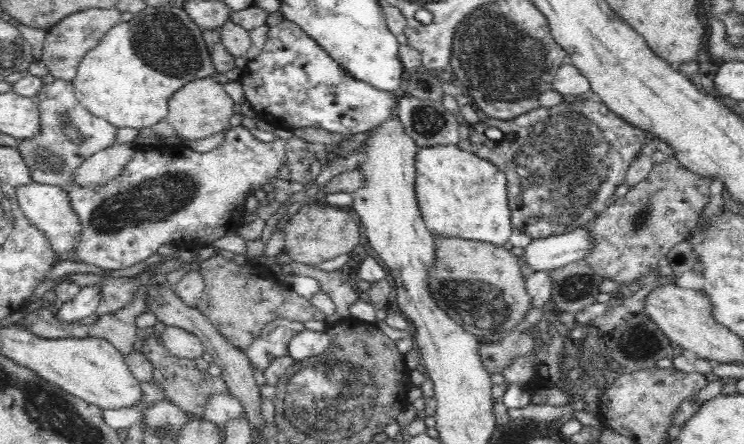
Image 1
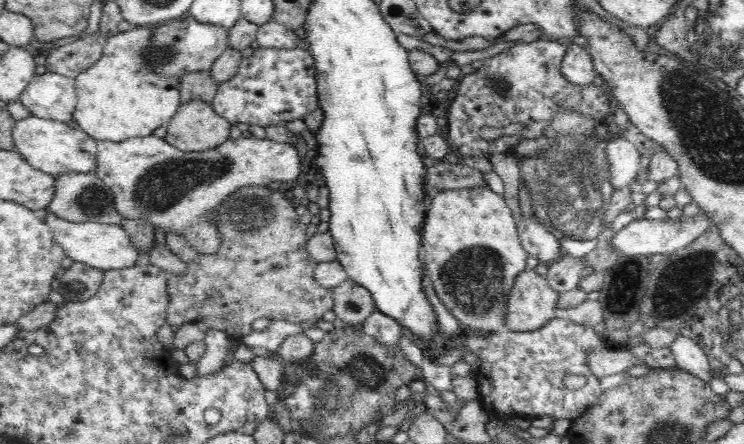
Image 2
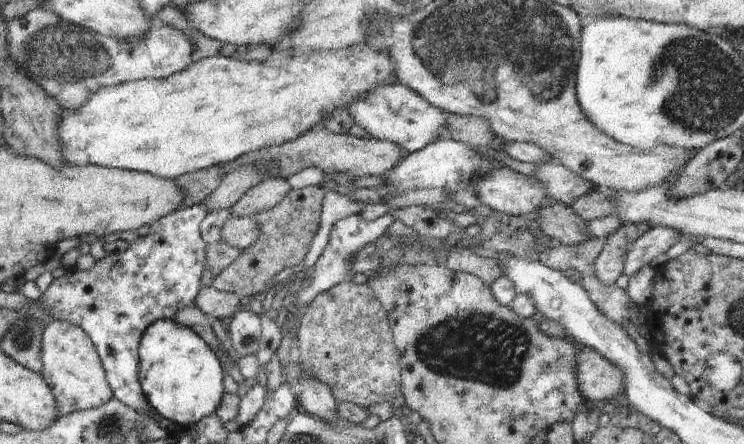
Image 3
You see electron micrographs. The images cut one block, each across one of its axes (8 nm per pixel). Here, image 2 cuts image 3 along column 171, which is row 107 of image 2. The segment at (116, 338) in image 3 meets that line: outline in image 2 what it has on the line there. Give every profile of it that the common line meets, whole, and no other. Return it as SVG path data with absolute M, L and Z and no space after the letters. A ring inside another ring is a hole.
M259 47L251 57L241 60L233 77L219 84L212 107L233 125L281 126L302 119L319 107L317 70L312 53L302 47Z

